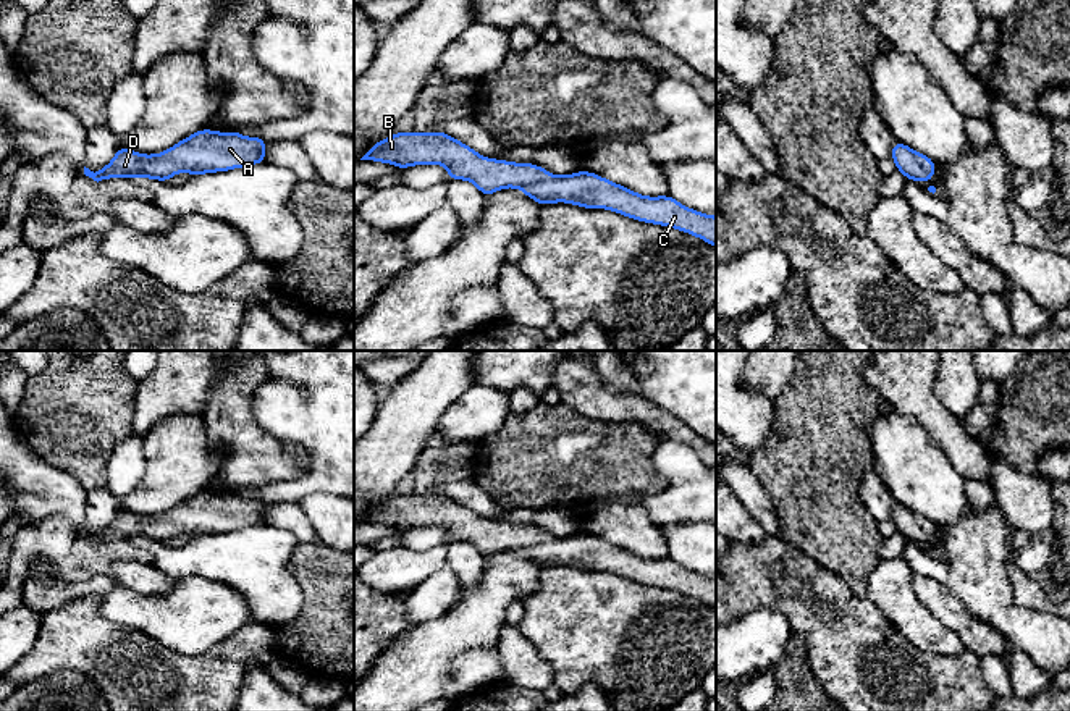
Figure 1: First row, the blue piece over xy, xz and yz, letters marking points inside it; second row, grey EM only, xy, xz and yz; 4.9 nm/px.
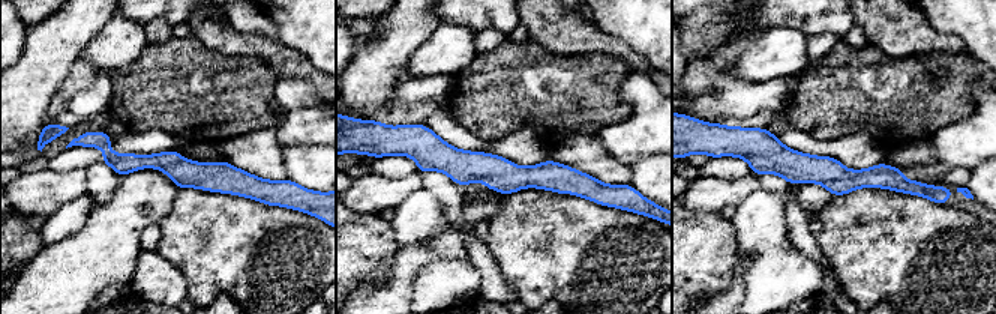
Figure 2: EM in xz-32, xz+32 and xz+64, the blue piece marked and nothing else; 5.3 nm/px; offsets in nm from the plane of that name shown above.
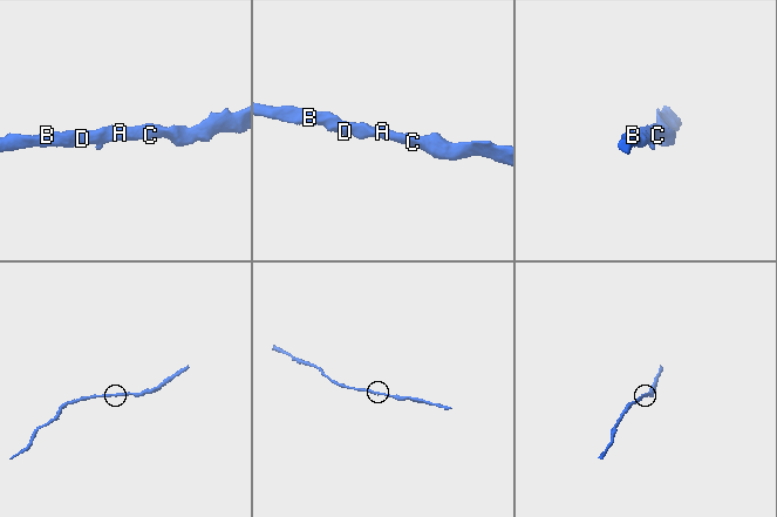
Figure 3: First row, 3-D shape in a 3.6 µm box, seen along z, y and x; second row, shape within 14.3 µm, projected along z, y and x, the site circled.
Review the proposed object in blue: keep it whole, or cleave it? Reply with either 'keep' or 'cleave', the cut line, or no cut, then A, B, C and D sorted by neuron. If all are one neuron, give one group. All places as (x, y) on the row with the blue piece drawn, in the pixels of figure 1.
keep; no cut; A B C D

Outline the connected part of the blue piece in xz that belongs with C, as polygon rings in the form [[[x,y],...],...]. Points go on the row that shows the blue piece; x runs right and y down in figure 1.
[[[399,131],[372,145],[360,160],[393,163],[399,170],[412,165],[436,163],[449,170],[448,181],[467,179],[474,183],[485,197],[503,187],[517,187],[540,205],[569,202],[572,205],[587,208],[609,208],[616,213],[640,220],[643,223],[663,225],[690,233],[716,247],[716,217],[684,207],[671,196],[645,197],[585,170],[580,170],[575,175],[556,176],[532,163],[512,163],[506,160],[487,158],[446,133],[404,134]]]

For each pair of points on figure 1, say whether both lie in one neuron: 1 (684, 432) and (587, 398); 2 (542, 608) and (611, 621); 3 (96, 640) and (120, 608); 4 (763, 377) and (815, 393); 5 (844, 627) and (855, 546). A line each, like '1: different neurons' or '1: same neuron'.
1: same neuron
2: same neuron
3: different neurons
4: different neurons
5: different neurons

